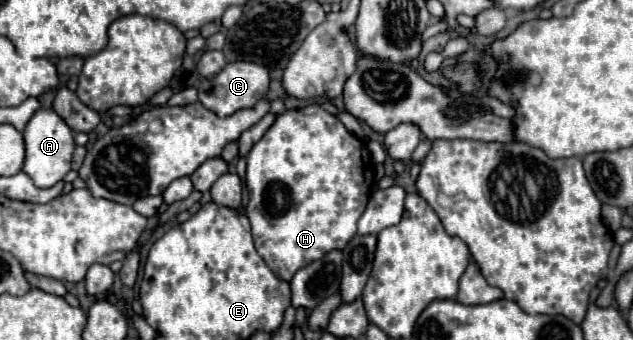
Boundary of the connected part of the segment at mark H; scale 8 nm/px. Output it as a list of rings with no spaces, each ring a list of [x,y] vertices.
[[[316,103],[284,111],[248,153],[248,211],[254,215],[250,221],[258,255],[278,279],[290,281],[298,269],[322,259],[322,255],[342,251],[356,235],[358,219],[366,209],[374,183],[374,163],[370,159],[370,151],[362,139],[350,135],[350,131],[334,115]]]

